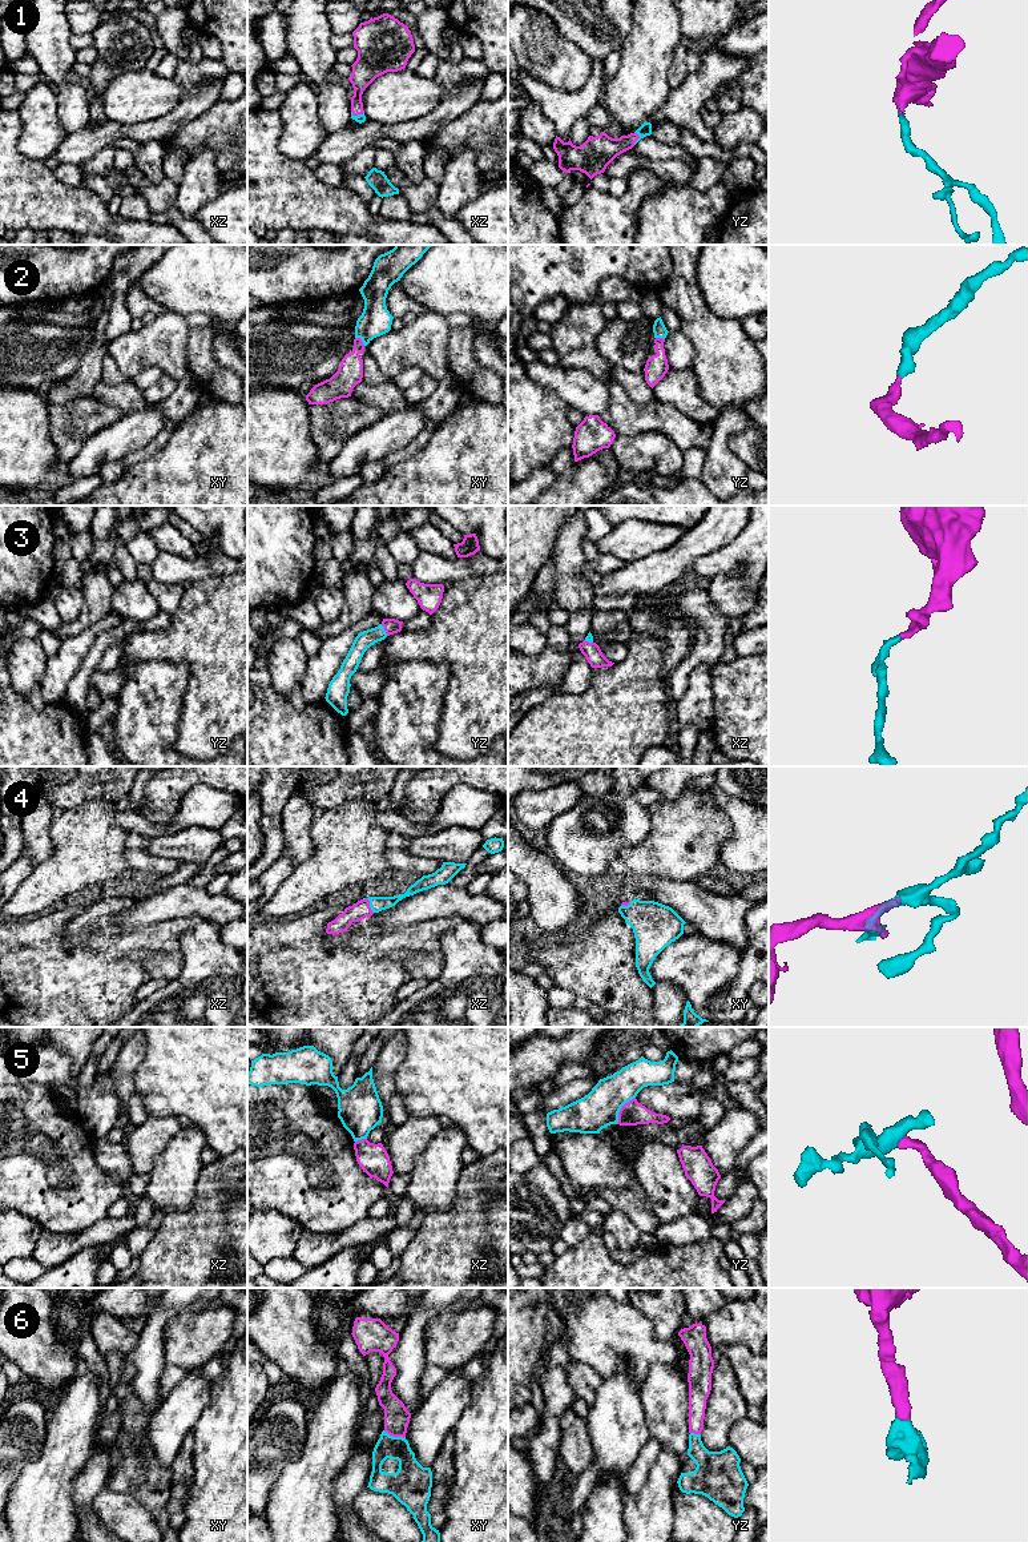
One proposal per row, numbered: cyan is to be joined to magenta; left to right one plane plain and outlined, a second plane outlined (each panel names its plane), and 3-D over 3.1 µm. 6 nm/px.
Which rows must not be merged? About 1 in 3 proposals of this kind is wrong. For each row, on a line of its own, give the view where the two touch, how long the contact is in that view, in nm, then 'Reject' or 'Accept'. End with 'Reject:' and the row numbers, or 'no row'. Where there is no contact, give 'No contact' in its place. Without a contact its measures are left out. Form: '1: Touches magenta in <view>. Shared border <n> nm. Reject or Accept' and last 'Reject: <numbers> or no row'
1: Touches magenta in yz. Shared border 80 nm. Accept
2: Touches magenta in xy. Shared border 80 nm. Accept
3: Touches magenta in yz. Shared border 80 nm. Accept
4: Touches magenta in xz. Shared border 110 nm. Accept
5: Touches magenta in yz. Shared border 200 nm. Accept
6: Touches magenta in xy. Shared border 140 nm. Accept
Reject: no row

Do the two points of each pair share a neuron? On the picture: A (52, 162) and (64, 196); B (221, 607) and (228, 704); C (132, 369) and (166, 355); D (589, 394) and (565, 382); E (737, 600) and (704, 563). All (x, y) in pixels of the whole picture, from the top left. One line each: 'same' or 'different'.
A: different
B: same
C: same
D: same
E: different

